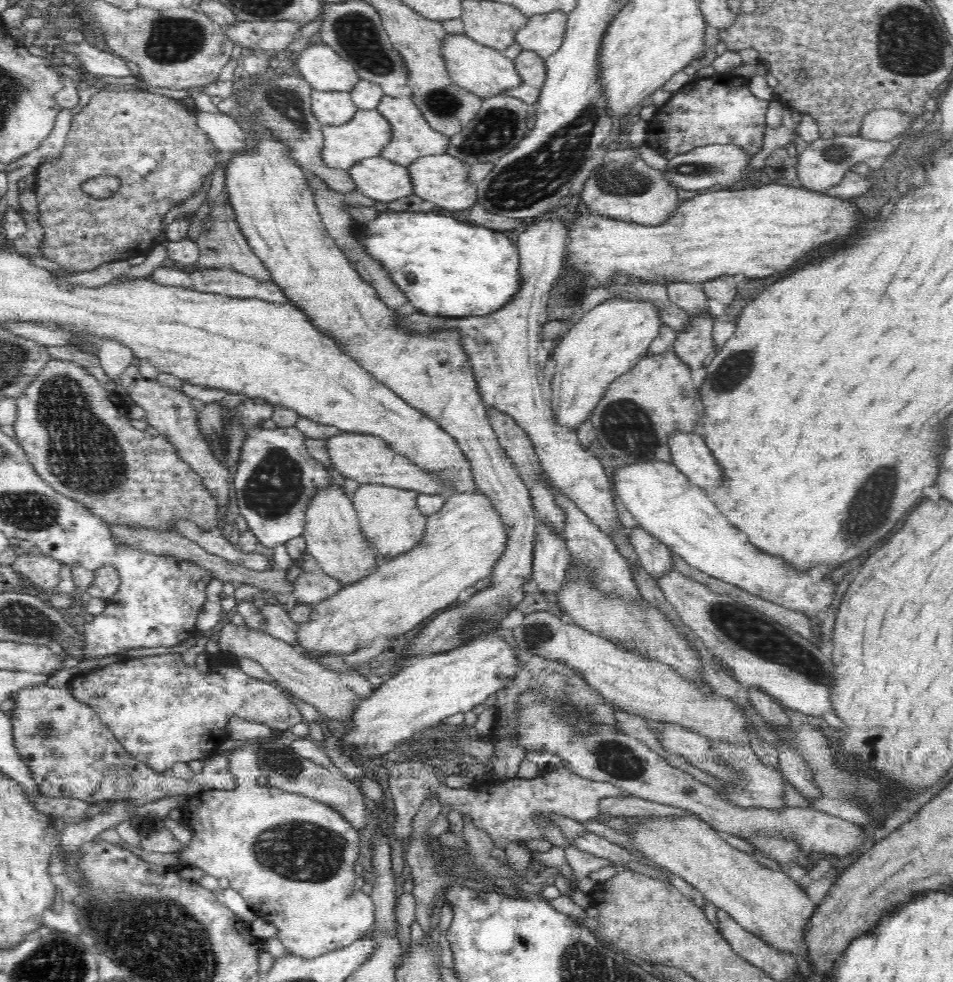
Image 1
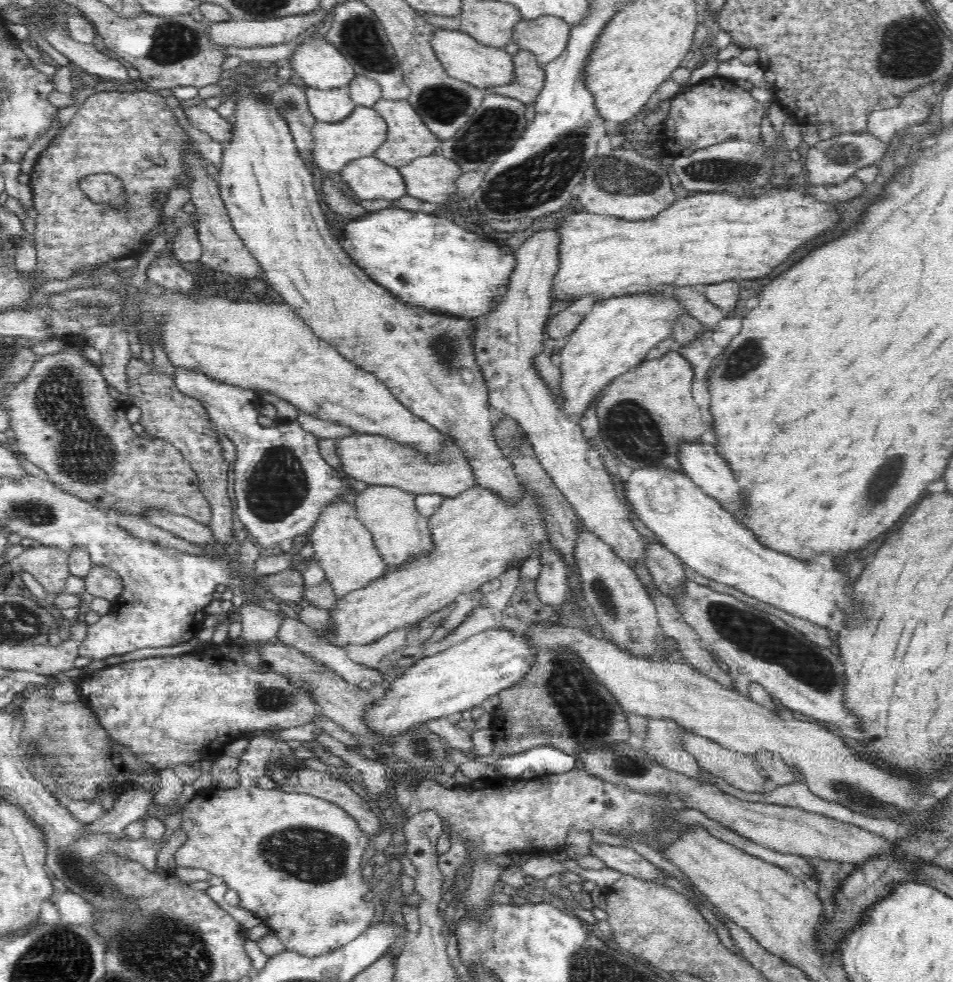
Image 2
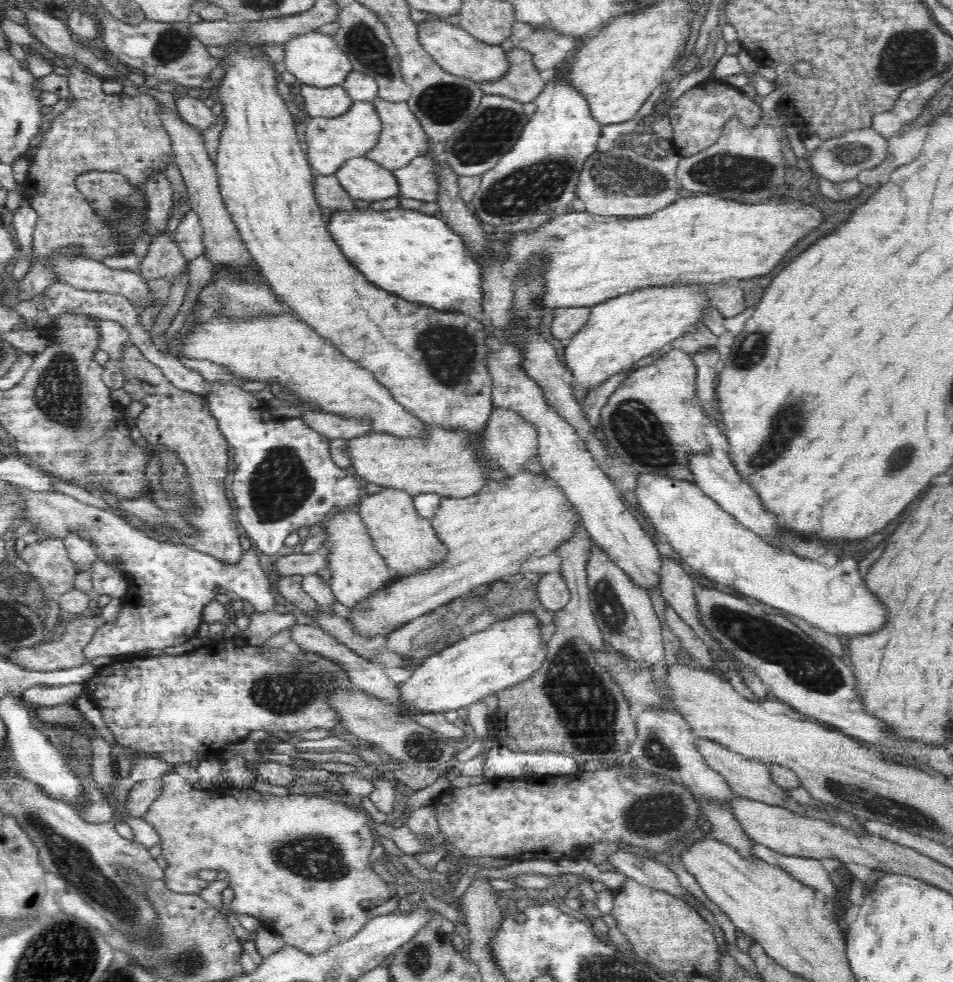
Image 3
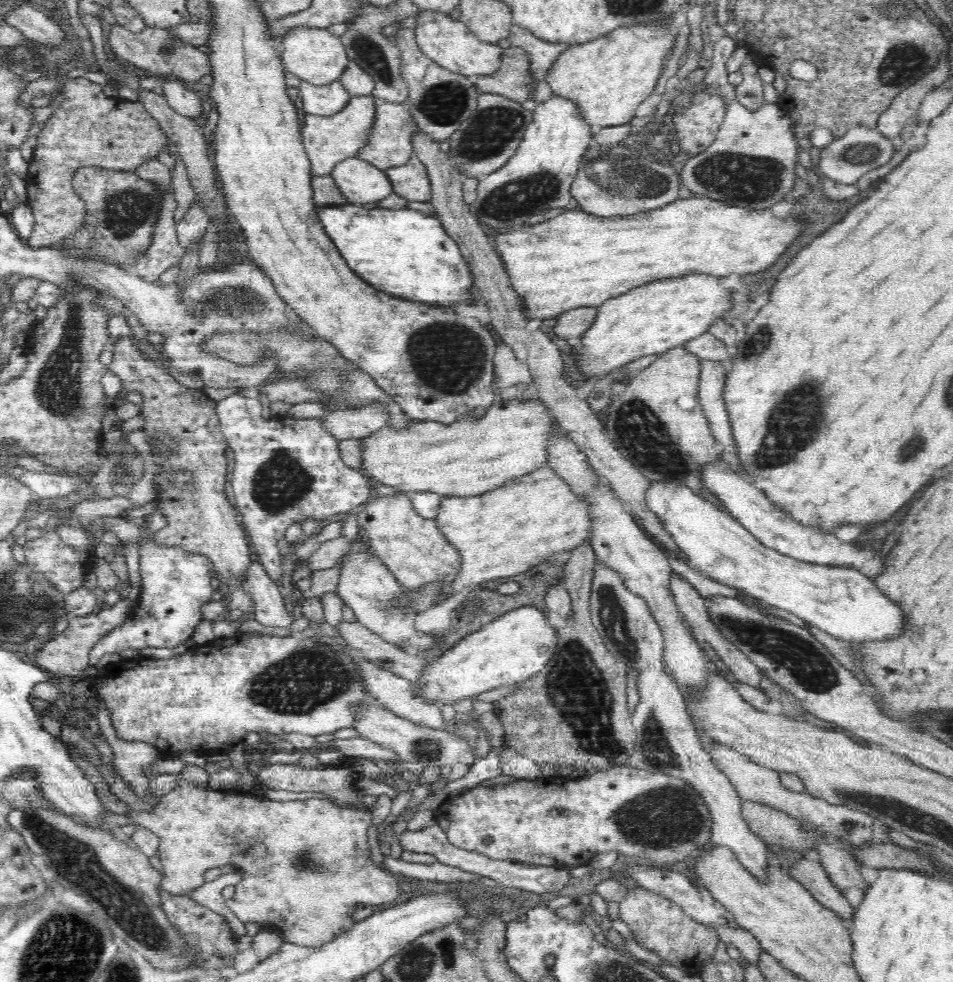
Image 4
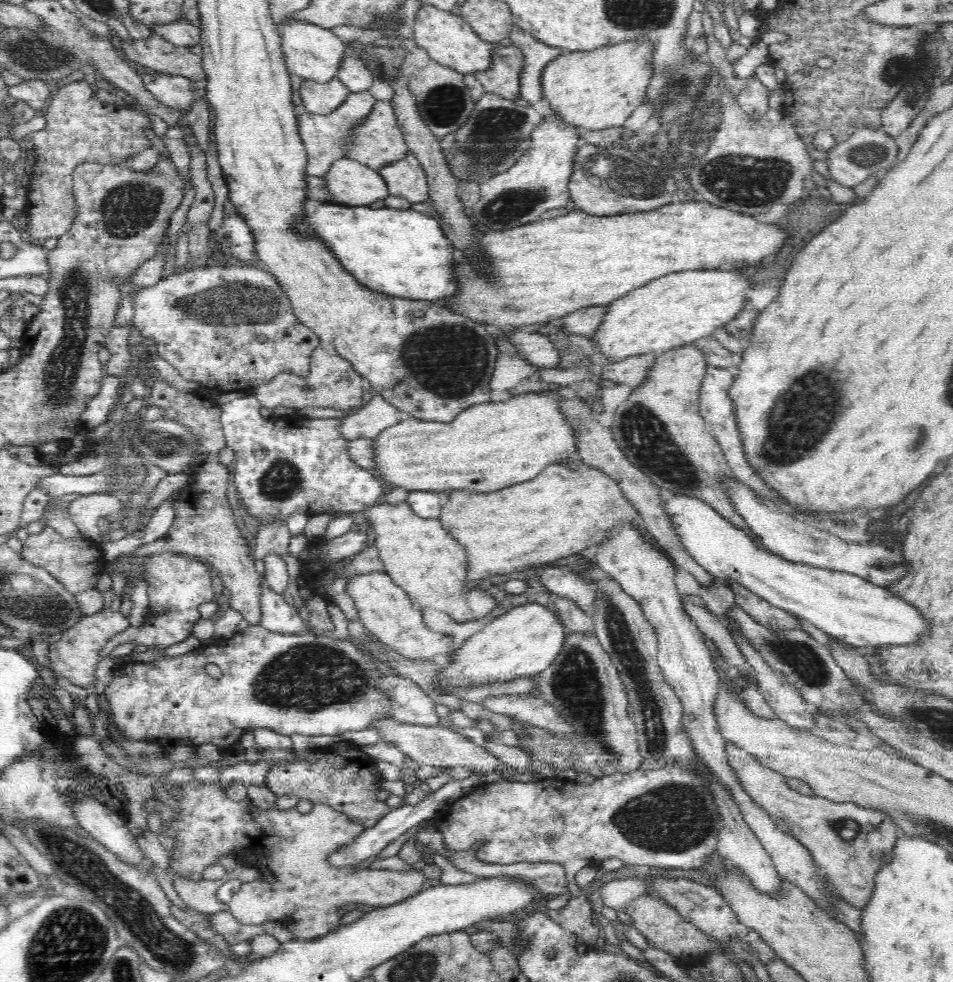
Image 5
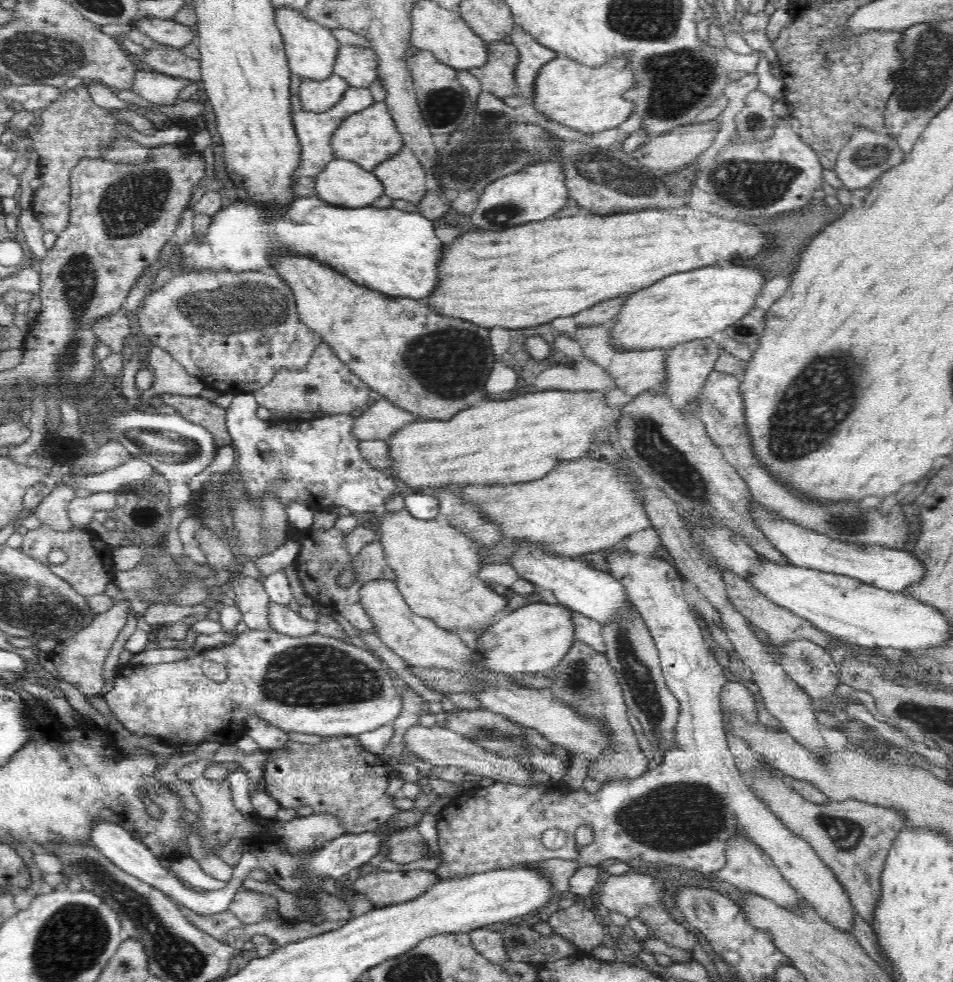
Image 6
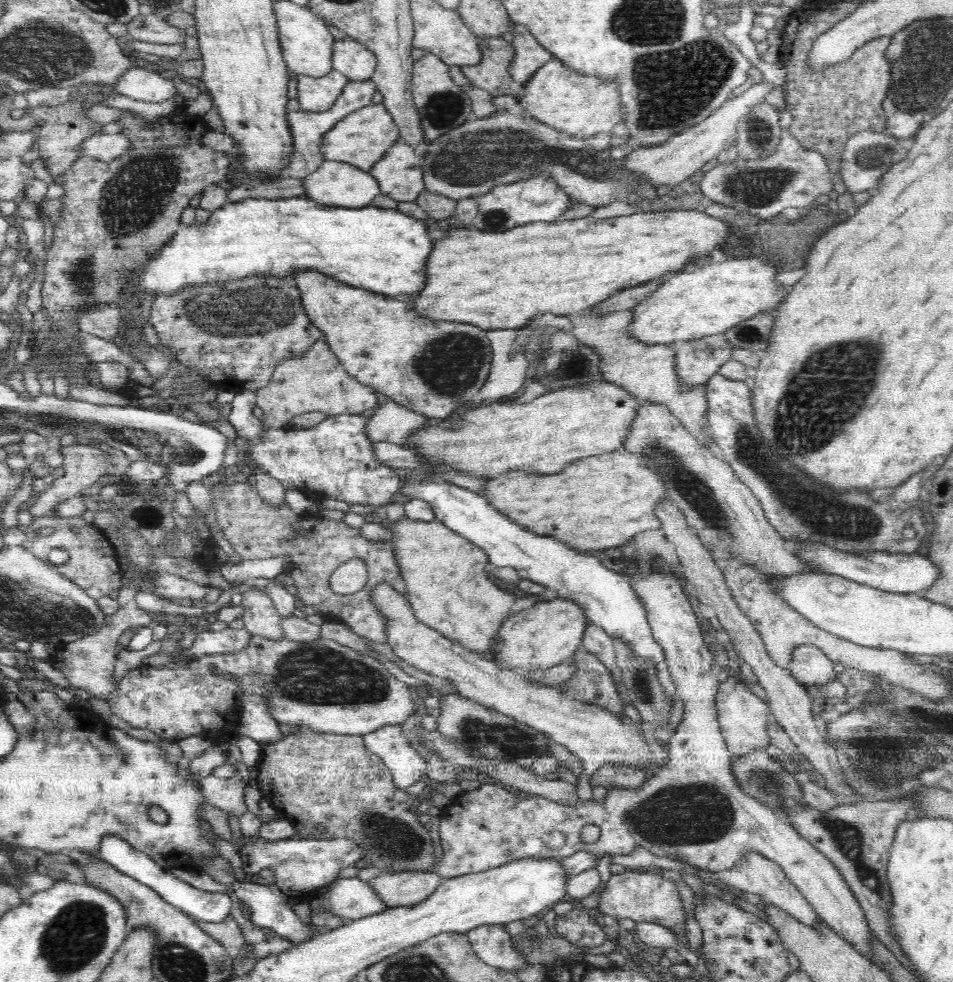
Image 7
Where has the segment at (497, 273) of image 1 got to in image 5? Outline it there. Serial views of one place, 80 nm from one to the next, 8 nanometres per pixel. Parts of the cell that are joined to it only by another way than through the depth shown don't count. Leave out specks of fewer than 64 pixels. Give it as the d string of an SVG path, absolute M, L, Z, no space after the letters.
M308 199L306 220L298 224L298 232L318 232L318 236L322 236L326 244L330 244L329 250L337 257L342 268L345 268L358 282L374 291L386 292L387 295L400 296L404 299L414 298L414 300L430 300L430 302L436 298L446 298L456 292L456 280L452 270L454 248L450 240L444 238L445 232L442 234L436 217L426 216L414 209L372 209L368 205L352 207Z

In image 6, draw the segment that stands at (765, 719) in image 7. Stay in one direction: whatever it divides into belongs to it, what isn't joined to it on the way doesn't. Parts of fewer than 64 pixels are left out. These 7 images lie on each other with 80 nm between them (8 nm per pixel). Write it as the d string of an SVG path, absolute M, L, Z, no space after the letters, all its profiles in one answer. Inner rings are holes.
M729 679L721 688L721 708L723 709L723 722L725 727L726 707L733 707L742 717L746 717L748 721L758 721L758 705L754 695L746 686L742 685L742 681L736 682L736 679ZM730 734L726 737L734 762L750 788L792 833L803 838L818 853L820 860L848 893L855 912L871 925L871 914L879 901L879 877L882 876L890 847L903 829L904 817L887 808L875 807L856 799L814 804L800 796L782 777L763 770L759 766L762 759L750 750L746 742Z

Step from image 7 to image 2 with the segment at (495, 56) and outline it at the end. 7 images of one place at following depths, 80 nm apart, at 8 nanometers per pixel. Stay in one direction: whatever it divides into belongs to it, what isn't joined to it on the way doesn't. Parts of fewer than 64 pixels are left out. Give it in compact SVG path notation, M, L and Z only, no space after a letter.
M519 50L512 56L516 83L488 88L485 93L514 98L524 104L535 103L545 84L545 70L534 53Z

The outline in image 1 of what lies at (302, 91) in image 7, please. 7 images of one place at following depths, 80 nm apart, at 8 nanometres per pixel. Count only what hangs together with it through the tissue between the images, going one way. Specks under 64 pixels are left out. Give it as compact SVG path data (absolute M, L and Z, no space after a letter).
M315 89L311 107L314 117L324 126L342 126L350 122L358 110L351 92L321 92Z

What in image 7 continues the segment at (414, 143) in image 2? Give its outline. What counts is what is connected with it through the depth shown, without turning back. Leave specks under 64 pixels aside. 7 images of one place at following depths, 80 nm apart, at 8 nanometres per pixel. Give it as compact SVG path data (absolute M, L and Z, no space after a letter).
M372 103L360 111L352 112L341 123L334 124L334 128L321 140L321 152L324 153L324 160L347 162L369 172L374 163L377 163L398 139L400 139L399 129L393 122L393 117L387 112L387 108L383 103Z

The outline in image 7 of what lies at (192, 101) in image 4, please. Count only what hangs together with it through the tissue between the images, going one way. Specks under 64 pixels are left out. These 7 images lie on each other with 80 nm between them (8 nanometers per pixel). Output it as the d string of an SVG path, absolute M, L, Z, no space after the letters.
M130 68L113 86L114 94L146 103L164 102L177 94L169 75L149 68Z

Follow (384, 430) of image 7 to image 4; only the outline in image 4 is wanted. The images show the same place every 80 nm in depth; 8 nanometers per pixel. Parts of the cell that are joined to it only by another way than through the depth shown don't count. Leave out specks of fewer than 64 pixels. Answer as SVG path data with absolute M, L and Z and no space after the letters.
M372 404L360 411L330 410L320 421L339 441L362 439L382 429L387 421L387 414L383 410L383 404Z

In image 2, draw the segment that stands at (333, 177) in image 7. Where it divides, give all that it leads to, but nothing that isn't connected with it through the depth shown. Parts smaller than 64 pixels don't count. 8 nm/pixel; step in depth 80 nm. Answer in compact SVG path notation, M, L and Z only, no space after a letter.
M373 155L353 160L341 170L342 179L362 201L394 201L408 194L404 175L398 167L388 165Z

